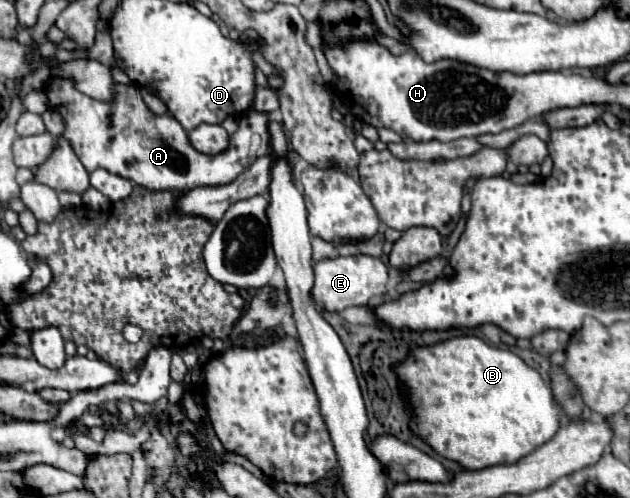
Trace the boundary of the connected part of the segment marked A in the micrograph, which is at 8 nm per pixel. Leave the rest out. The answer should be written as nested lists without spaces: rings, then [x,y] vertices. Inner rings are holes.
[[[53,76],[43,86],[43,92],[49,98],[49,106],[63,116],[63,122],[65,122],[63,136],[69,138],[69,142],[73,142],[73,146],[77,150],[77,156],[81,158],[81,164],[89,172],[93,172],[97,168],[105,168],[107,172],[123,176],[129,182],[145,186],[149,190],[191,190],[191,188],[197,188],[197,186],[229,184],[229,182],[233,182],[233,178],[237,178],[237,174],[245,172],[257,158],[265,156],[269,152],[269,144],[271,144],[271,134],[267,130],[271,120],[269,120],[267,112],[249,110],[239,120],[239,130],[231,136],[229,150],[225,150],[225,154],[209,156],[209,154],[203,154],[203,152],[199,152],[191,146],[187,132],[183,130],[183,126],[171,114],[161,114],[161,116],[153,114],[147,108],[147,104],[143,102],[141,92],[133,86],[125,86],[125,84],[115,82],[113,100],[111,102],[101,102],[101,100],[93,100],[93,98],[85,96],[83,92],[79,92],[75,88],[73,80]]]

